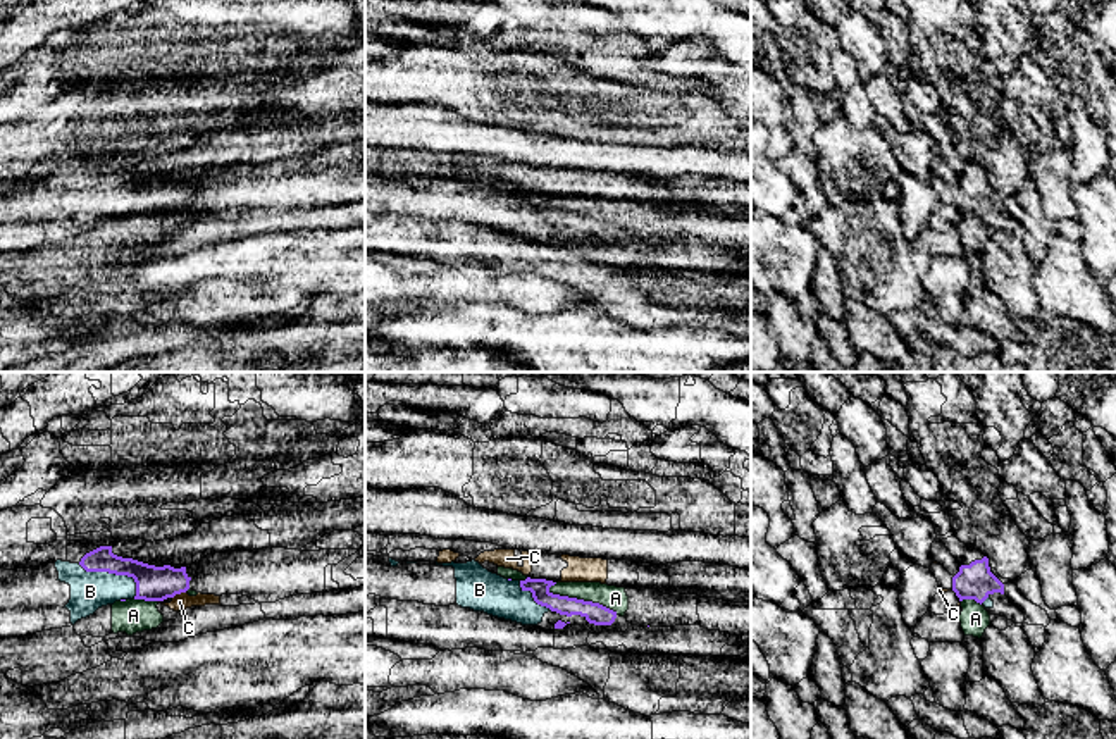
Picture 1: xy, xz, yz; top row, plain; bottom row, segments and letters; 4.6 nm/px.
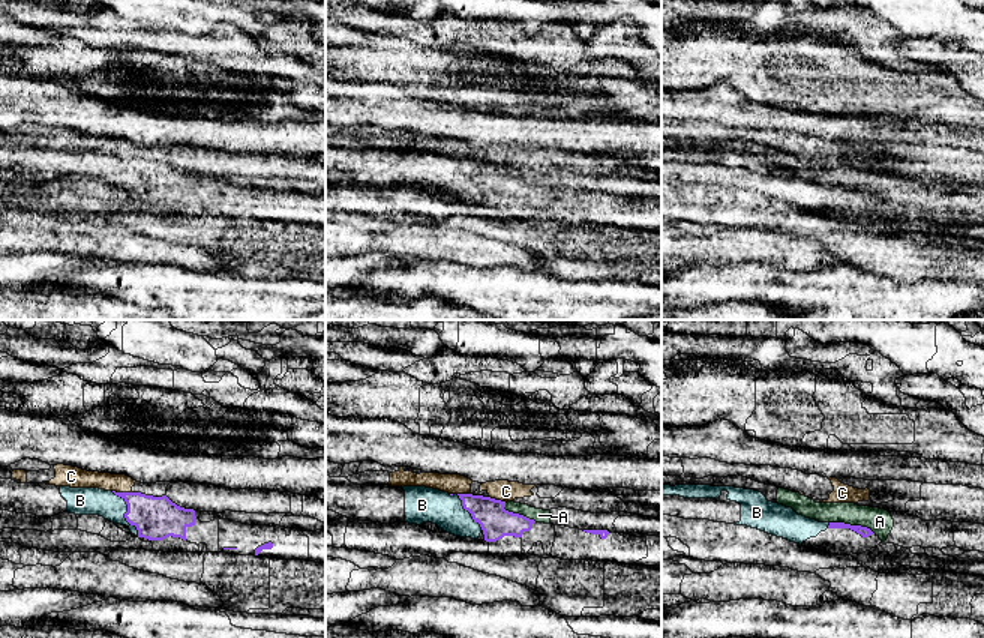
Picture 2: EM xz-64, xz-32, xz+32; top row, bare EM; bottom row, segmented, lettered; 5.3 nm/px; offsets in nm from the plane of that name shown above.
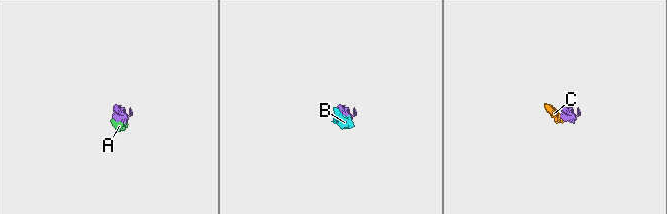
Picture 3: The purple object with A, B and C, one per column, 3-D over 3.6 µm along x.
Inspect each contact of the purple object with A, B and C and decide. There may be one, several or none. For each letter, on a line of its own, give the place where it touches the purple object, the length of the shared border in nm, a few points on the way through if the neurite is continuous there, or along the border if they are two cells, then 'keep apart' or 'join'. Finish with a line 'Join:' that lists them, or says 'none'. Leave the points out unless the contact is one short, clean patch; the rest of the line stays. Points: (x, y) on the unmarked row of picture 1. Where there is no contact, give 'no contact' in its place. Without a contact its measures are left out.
A: meets purple in xz at (582, 214); contact 340 nm long; keep apart
B: meets purple in xy at (116, 188); contact 320 nm long; join
C: meets purple in xy at (179, 207); contact 80 nm long; border along xy (186, 204), (173, 212); keep apart
Join: B

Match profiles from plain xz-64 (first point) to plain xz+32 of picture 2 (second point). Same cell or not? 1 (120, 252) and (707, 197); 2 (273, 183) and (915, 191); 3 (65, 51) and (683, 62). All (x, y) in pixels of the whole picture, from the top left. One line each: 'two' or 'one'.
1: two
2: one
3: one

